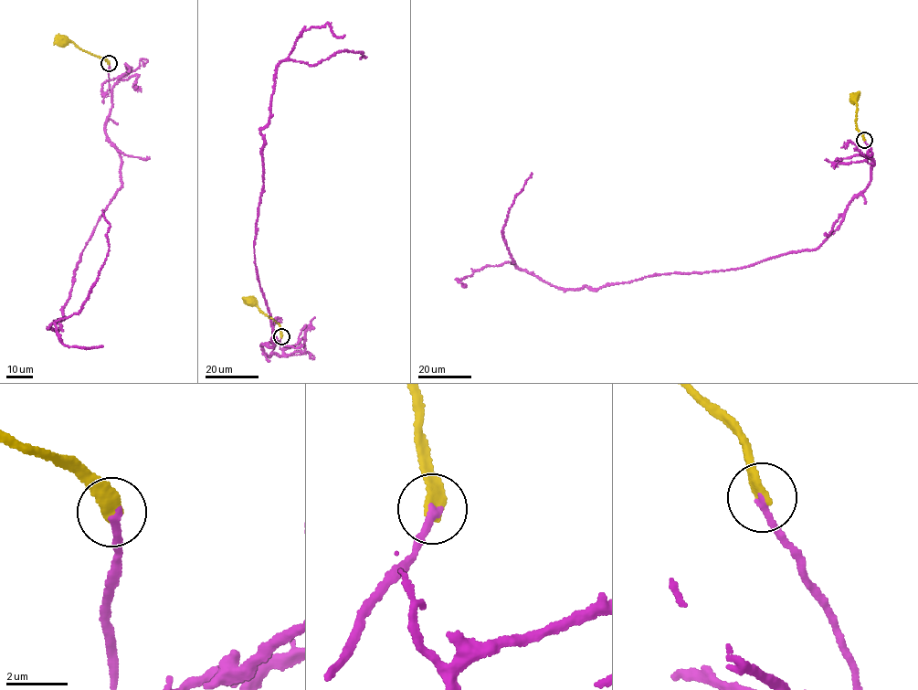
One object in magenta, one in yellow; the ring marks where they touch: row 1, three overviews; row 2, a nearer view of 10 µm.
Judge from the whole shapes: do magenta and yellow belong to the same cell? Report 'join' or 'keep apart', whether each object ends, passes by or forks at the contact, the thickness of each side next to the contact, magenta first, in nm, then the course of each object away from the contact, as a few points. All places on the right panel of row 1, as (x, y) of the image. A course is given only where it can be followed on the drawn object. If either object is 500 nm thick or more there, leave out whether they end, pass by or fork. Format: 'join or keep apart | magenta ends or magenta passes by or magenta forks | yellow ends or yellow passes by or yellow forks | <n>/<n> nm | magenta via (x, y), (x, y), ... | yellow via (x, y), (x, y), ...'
keep apart | magenta ends | yellow ends | 240/360 nm | magenta via (864, 140), (872, 159), (870, 183), (815, 249), (598, 289), (556, 288), (512, 263), (502, 231), (532, 173) | yellow via (864, 140), (856, 127), (857, 106), (851, 100), (853, 97)

